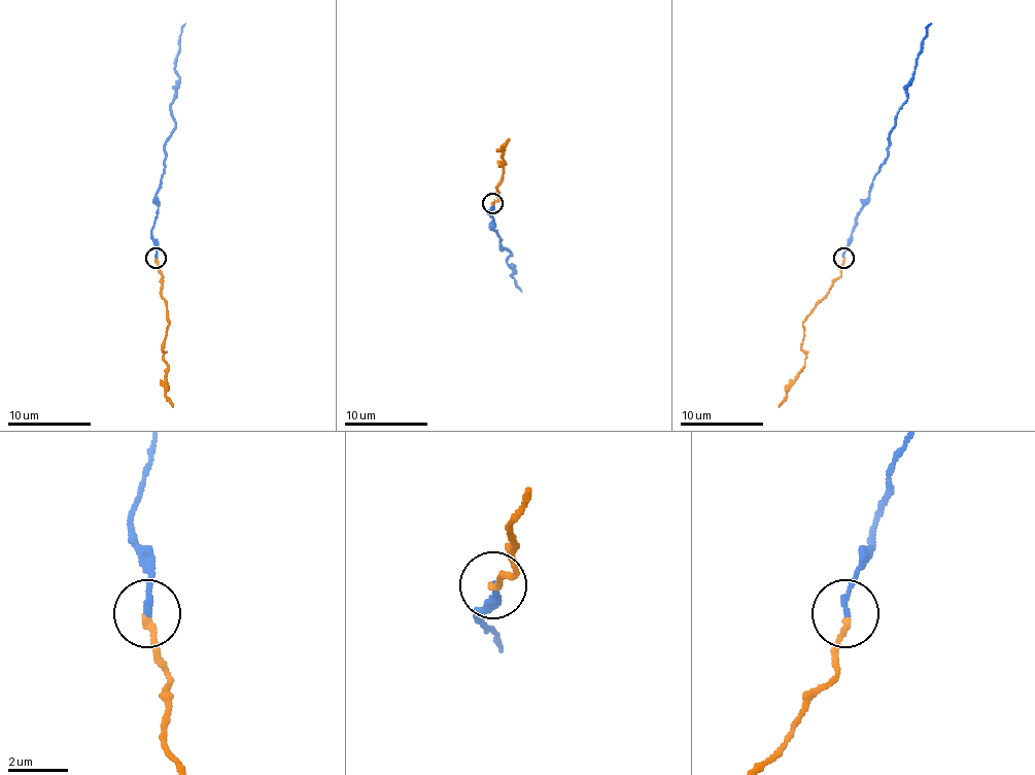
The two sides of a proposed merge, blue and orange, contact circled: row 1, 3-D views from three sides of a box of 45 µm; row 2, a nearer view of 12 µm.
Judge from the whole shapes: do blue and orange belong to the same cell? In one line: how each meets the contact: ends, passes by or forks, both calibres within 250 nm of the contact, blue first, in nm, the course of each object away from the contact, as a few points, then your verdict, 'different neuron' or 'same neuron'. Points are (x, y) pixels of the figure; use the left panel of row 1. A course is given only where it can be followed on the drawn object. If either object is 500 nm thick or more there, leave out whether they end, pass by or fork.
blue ends there; orange ends there; 190 nm thick on the blue side, 200 nm on the other; blue runs (157, 258), (157, 191), (165, 171), (165, 140), (175, 126), (175, 59), (185, 23); orange runs (154, 258), (161, 276), (167, 323), (163, 349), (167, 366), (165, 398), (173, 406); same neuron

